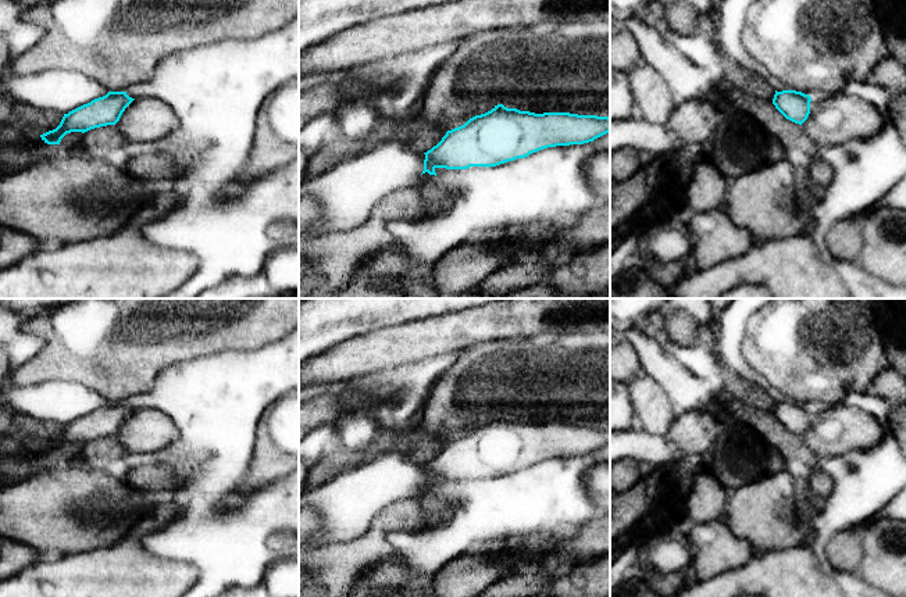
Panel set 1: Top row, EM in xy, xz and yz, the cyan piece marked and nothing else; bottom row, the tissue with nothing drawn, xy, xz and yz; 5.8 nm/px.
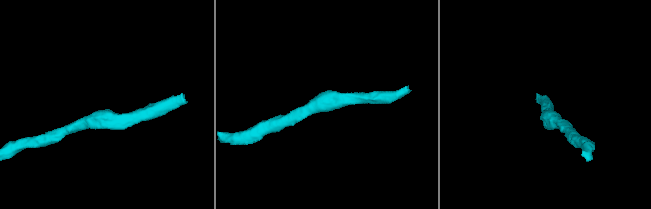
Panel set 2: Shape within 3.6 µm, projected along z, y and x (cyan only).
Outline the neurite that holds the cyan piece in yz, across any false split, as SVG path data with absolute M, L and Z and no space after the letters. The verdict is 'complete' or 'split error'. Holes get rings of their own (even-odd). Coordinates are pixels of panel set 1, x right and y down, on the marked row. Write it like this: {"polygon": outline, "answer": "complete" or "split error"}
{"polygon": "M796 90L777 92L773 99L775 108L789 121L802 125L810 114L812 97Z", "answer": "complete"}

